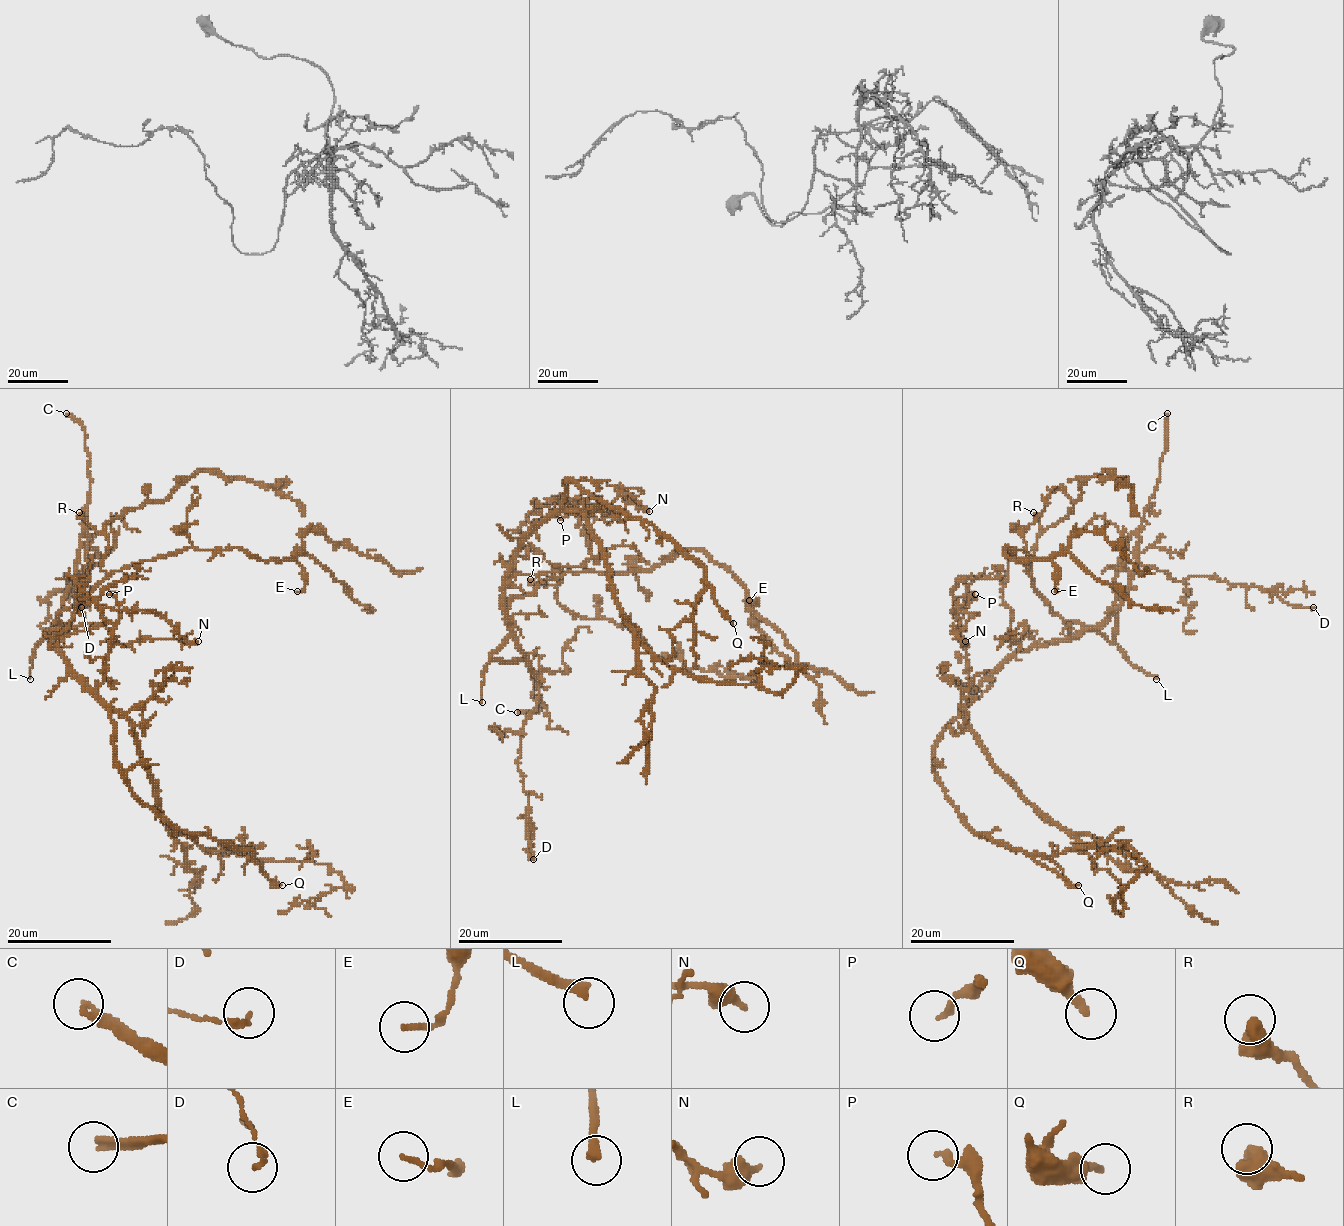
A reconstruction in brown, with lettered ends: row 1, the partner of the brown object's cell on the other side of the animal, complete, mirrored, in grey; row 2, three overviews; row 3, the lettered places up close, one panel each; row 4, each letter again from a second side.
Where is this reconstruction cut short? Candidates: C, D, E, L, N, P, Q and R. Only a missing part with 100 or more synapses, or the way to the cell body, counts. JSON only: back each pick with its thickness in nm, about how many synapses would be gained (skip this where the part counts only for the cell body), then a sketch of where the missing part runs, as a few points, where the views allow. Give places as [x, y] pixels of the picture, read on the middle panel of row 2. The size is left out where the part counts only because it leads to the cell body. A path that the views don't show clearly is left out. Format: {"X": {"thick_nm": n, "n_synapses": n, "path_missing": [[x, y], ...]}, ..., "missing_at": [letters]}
{"C": {"thick_nm": 220}, "L": {"thick_nm": 280, "n_synapses": 180}, "missing_at": ["C", "L"]}

